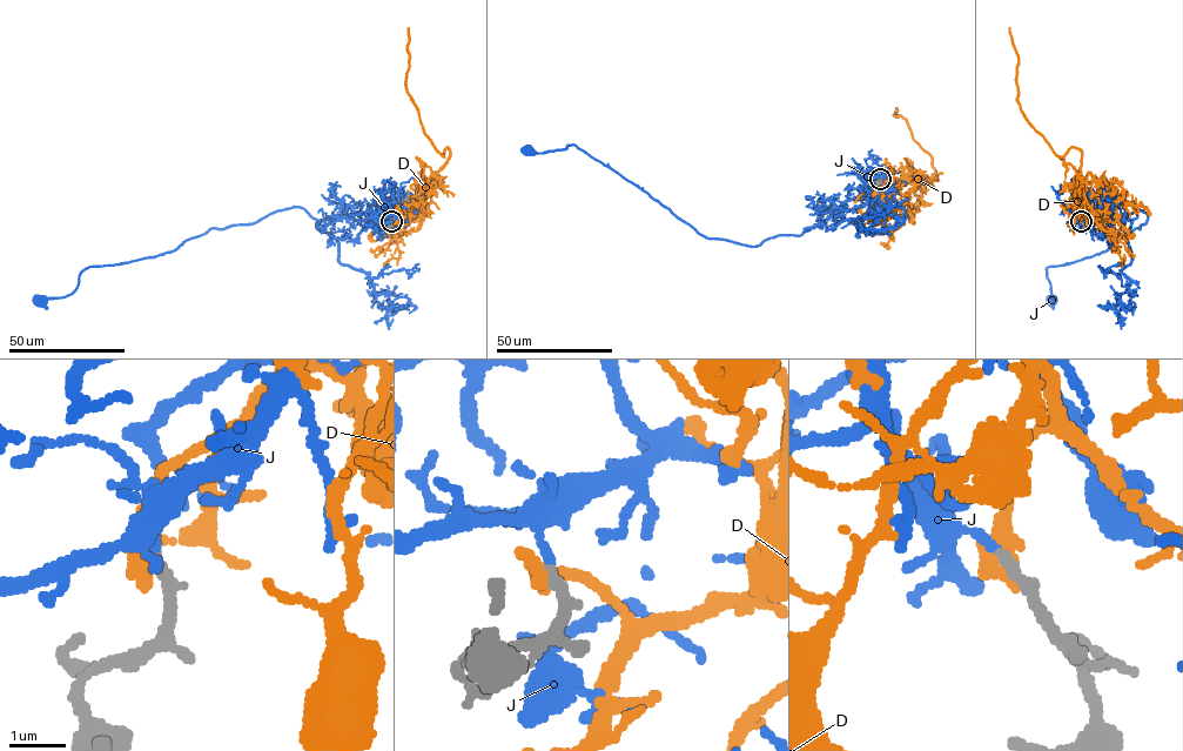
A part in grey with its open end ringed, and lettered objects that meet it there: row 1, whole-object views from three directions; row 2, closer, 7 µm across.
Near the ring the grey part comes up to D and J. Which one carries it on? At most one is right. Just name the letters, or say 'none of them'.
J

